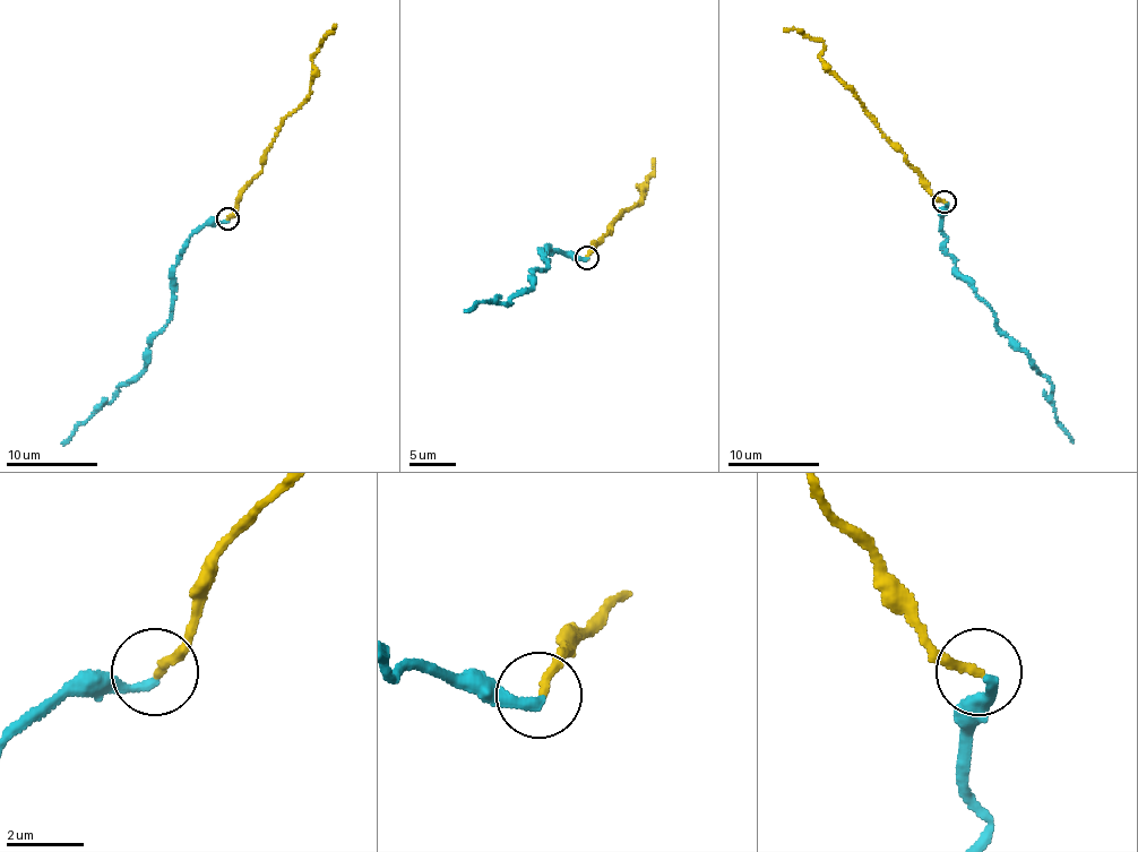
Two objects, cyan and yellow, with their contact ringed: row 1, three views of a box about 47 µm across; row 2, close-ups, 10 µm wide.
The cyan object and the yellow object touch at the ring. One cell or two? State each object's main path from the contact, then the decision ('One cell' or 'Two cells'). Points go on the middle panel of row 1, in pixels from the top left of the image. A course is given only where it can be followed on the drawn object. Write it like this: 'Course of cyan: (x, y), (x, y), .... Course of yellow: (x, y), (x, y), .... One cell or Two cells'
Course of cyan: (586, 259), (542, 251), (548, 267), (534, 272), (534, 286), (507, 304), (493, 299), (465, 311). Course of yellow: (586, 257), (611, 233), (609, 223), (643, 196), (638, 186), (644, 192), (652, 158). One cell

